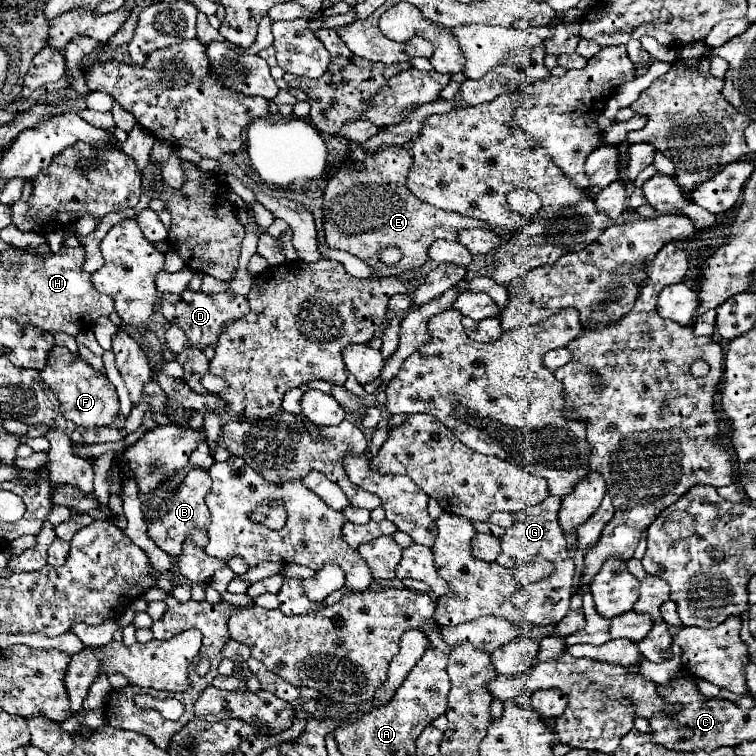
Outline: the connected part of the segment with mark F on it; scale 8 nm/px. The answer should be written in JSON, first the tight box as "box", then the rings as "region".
{"box":[40,346,120,428],"region":[[[54,346],[50,350],[50,360],[46,362],[46,368],[40,370],[40,378],[56,394],[64,418],[74,422],[74,426],[84,428],[110,426],[114,418],[120,414],[118,394],[110,380],[106,376],[98,376],[98,372],[94,372],[94,368],[86,364],[86,360],[82,360],[78,354],[66,352],[66,348],[62,346]]]}

